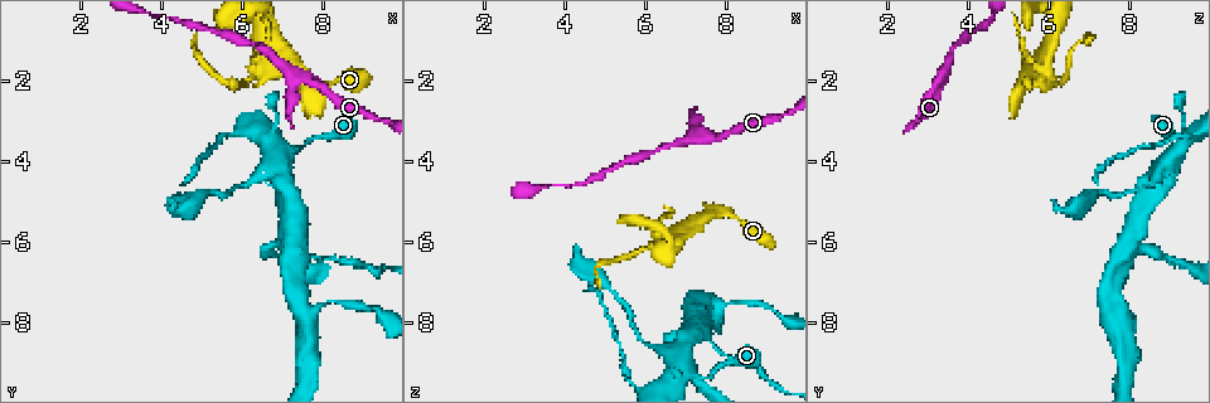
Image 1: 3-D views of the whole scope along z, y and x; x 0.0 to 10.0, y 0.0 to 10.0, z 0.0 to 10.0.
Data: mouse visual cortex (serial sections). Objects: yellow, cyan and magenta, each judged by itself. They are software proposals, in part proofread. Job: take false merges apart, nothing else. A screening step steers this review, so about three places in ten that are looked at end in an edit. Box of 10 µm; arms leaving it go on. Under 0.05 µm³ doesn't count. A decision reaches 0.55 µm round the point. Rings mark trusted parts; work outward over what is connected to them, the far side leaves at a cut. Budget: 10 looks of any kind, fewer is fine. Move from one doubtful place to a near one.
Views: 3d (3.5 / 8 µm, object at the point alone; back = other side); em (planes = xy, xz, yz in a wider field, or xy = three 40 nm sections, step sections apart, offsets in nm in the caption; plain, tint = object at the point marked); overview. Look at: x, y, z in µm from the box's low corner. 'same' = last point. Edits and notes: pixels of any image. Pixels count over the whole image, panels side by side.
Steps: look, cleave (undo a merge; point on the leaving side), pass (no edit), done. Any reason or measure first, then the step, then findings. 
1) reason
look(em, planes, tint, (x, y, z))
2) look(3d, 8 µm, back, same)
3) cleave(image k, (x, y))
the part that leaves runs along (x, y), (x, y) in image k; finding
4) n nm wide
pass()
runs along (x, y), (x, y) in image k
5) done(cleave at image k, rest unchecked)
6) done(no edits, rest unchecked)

thick turns thin
look(3d, 3.5 µm, back, (6.80, 1.50, 5.90))

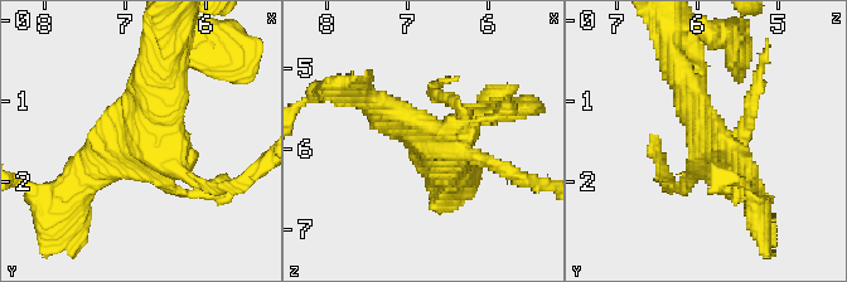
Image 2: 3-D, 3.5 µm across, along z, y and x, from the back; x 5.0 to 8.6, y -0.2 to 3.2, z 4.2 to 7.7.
pass()
runs along (80, 184), (145, 130), (164, 68) in image 2; one cell here

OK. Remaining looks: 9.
look(3d, 3.5 µm, (6.95, 4.10, 8.90))

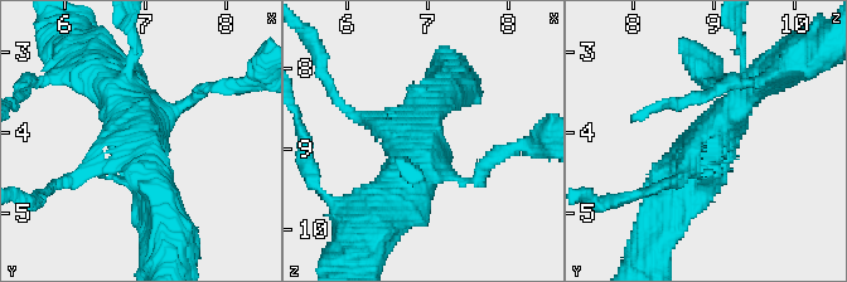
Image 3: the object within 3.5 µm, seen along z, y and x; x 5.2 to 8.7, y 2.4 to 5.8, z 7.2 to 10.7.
now the EM
look(em, xy, step 3, tint, (7.00, 4.15, 8.85))

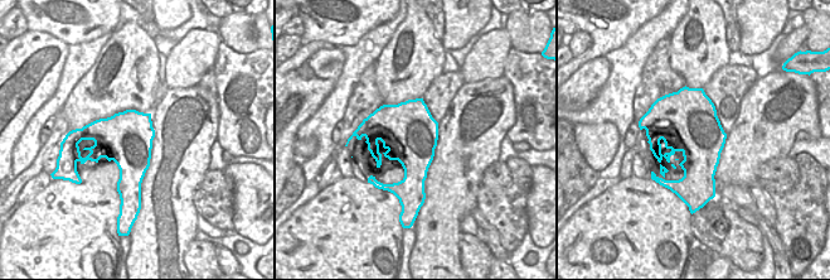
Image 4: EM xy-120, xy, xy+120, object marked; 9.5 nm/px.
pass()
runs along (744, 98), (657, 203) in image 3; all the same cell

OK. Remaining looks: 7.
four-way junction
look(3d, 3.5 µm, (7.55, 6.30, 8.15))

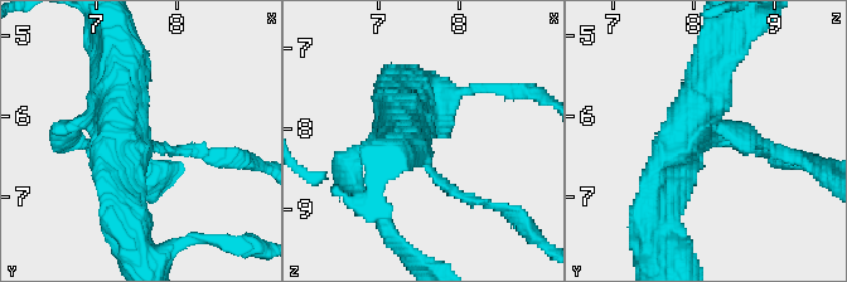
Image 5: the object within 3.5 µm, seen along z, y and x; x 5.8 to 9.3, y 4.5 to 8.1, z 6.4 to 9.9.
now the EM
look(em, xy, step 2, tint, (7.50, 6.25, 8.10))

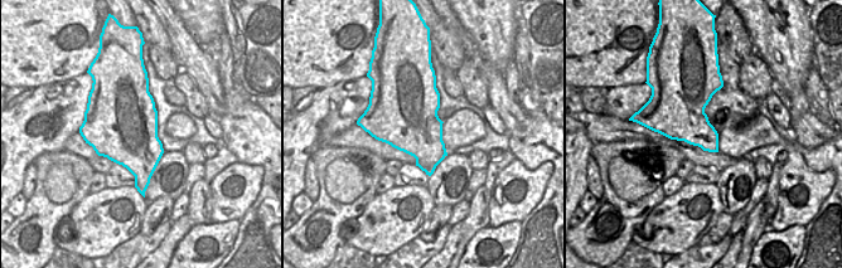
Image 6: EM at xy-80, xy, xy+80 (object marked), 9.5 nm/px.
pass()
runs along (715, 44), (663, 203) in image 5; continuous, no second cell

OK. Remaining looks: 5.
sharp bend
look(3d, 3.5 µm, (7.60, 1.95, 3.40))

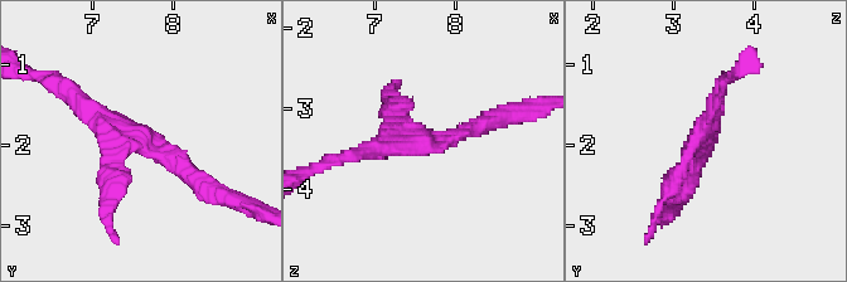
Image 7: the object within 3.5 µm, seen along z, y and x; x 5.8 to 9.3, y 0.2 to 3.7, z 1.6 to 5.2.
shape alone is not enough
look(em, xy, step 1, tint, (7.55, 1.95, 3.40))

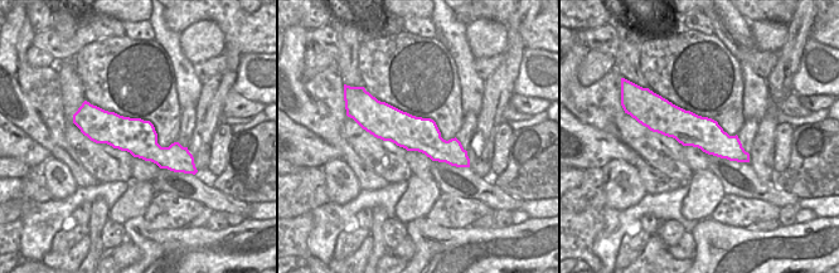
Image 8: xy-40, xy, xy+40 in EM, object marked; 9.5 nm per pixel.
cut it another way
look(em, xy, step 2, tint, same)

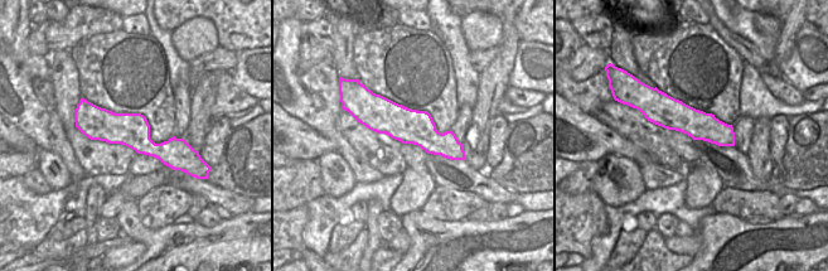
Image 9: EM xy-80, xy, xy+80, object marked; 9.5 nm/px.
340 nm wide
pass()
runs along (203, 186), (68, 90) in image 7; one cell here

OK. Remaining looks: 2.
done(no edits, rest unchecked)

